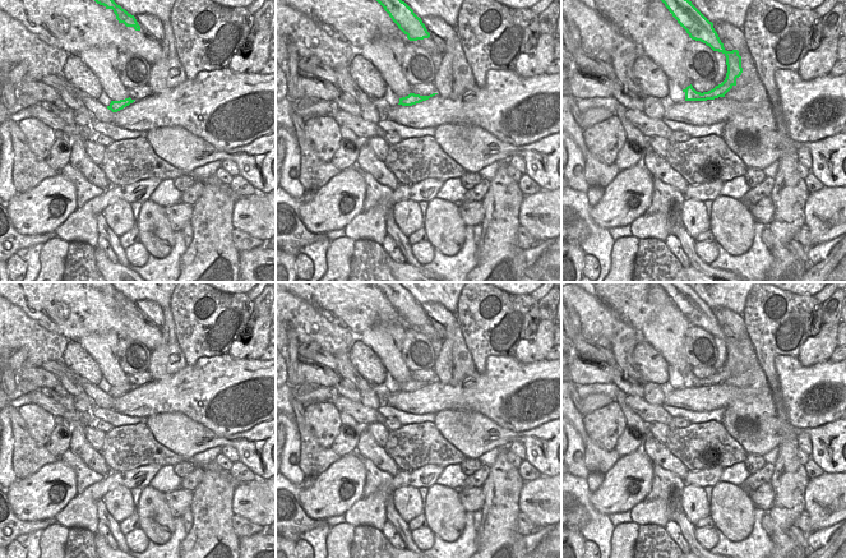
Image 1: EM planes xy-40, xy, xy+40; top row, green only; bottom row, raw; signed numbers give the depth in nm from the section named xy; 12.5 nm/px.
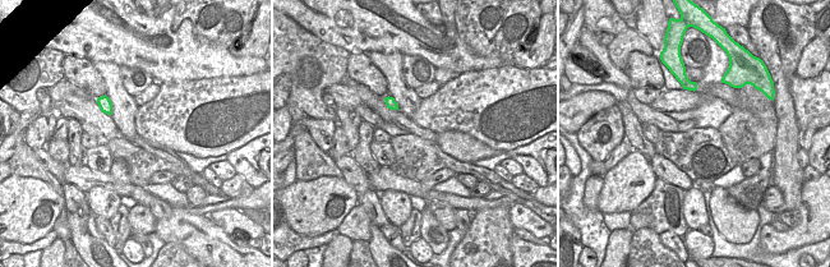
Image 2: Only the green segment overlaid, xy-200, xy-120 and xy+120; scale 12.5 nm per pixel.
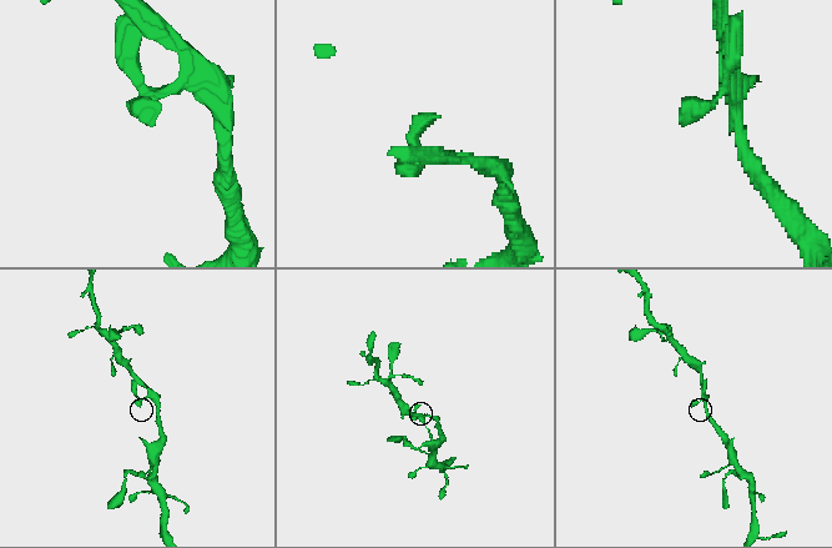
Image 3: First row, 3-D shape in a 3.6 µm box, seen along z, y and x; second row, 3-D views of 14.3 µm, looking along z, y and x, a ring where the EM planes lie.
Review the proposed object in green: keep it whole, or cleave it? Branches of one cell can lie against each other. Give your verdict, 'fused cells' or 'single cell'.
single cell

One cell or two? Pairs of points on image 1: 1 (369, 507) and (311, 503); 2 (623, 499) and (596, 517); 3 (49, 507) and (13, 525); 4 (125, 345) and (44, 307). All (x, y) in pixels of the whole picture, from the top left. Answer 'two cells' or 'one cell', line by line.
1: two cells
2: two cells
3: two cells
4: two cells

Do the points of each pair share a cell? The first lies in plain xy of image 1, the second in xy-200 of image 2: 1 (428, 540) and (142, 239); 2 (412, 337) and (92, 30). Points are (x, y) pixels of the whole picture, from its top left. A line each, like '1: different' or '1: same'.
1: different
2: different

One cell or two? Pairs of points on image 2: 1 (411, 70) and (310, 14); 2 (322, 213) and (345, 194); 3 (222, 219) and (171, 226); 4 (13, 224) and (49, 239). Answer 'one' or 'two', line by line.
1: two
2: one
3: two
4: two

